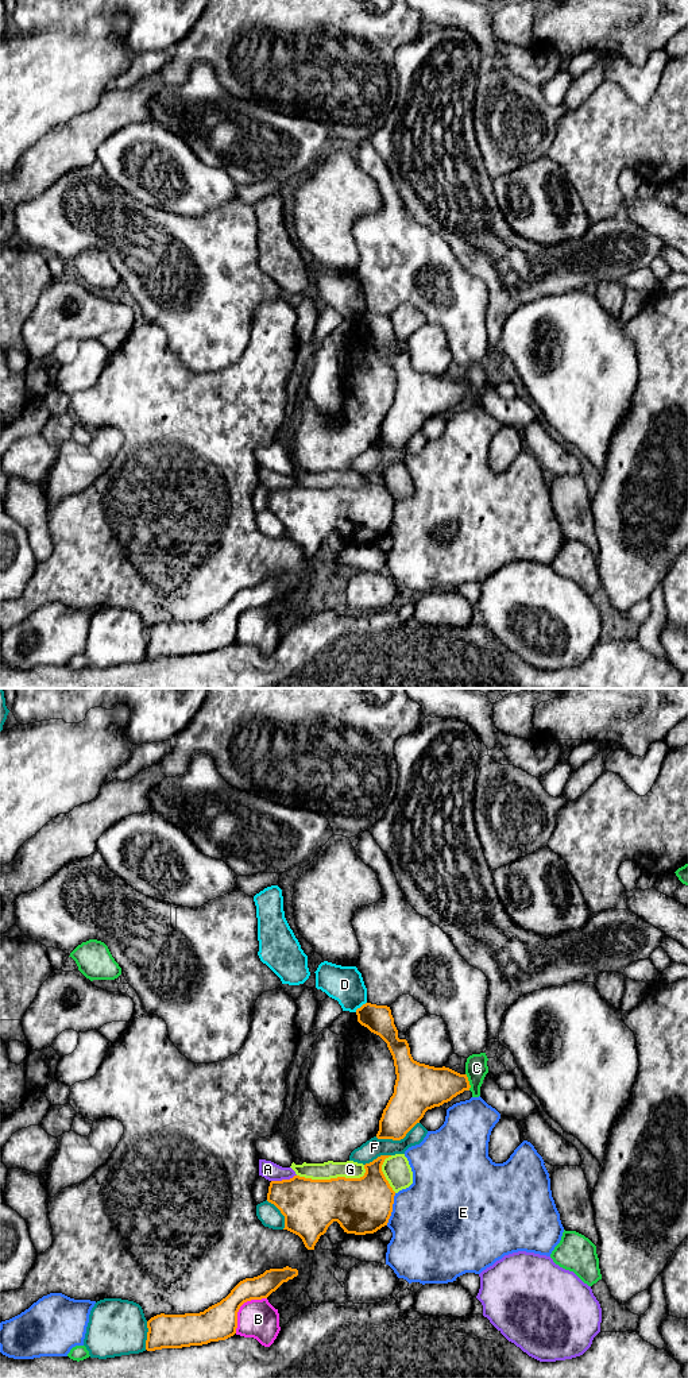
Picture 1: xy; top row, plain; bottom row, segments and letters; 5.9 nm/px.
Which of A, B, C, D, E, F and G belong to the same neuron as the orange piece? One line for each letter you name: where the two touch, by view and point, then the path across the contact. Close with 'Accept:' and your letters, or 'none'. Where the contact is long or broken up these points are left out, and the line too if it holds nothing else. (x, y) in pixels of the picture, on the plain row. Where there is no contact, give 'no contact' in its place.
Accept: none

